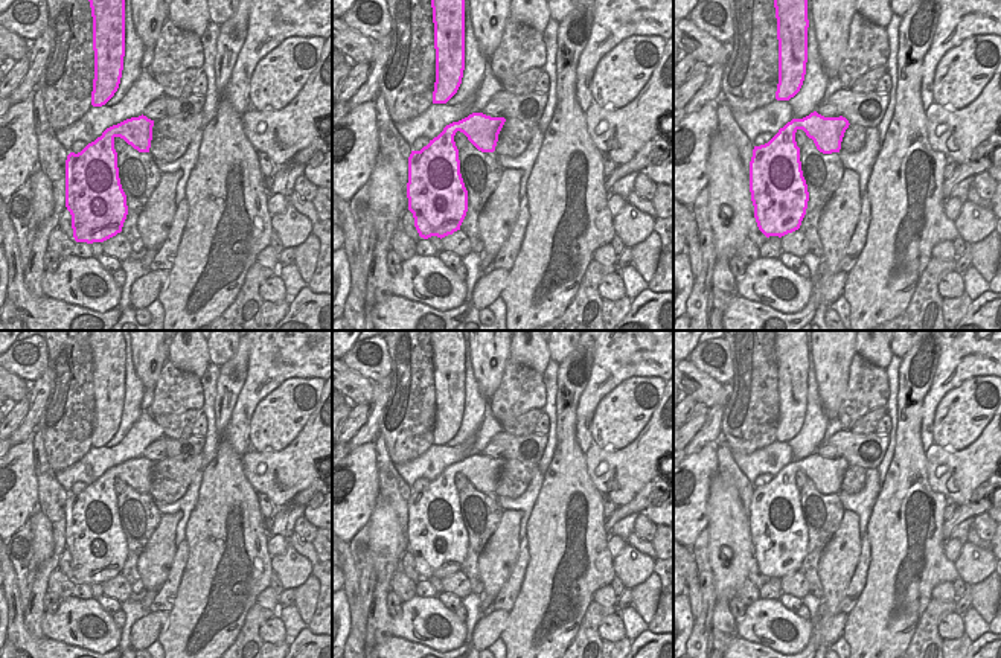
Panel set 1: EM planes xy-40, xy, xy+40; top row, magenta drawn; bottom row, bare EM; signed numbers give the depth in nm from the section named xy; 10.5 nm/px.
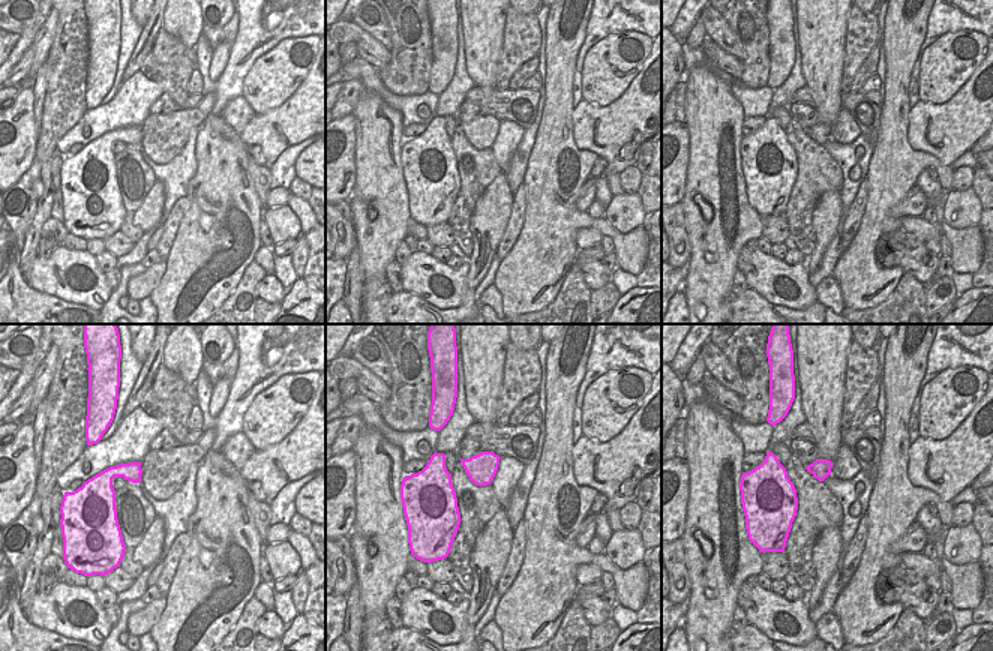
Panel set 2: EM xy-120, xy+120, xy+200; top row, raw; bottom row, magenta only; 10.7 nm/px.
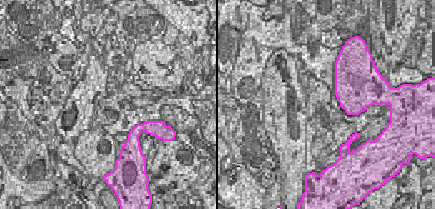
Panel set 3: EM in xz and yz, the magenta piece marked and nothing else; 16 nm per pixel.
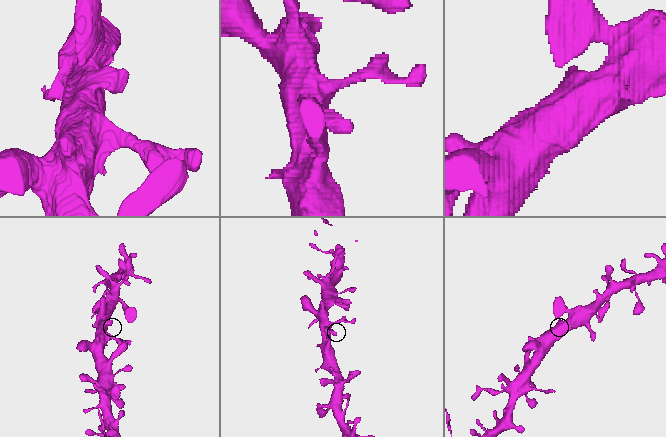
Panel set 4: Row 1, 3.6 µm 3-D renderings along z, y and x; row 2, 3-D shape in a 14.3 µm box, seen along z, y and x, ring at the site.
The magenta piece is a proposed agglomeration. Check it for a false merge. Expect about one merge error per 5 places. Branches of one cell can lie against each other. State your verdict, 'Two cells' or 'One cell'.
One cell

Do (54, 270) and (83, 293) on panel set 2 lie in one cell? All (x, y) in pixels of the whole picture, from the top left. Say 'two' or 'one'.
one

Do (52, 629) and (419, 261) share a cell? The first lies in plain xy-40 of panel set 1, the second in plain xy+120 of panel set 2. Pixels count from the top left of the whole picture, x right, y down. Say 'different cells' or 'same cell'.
same cell

